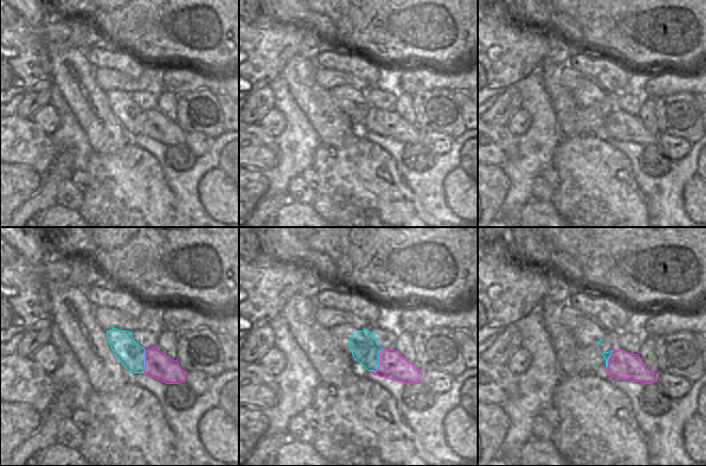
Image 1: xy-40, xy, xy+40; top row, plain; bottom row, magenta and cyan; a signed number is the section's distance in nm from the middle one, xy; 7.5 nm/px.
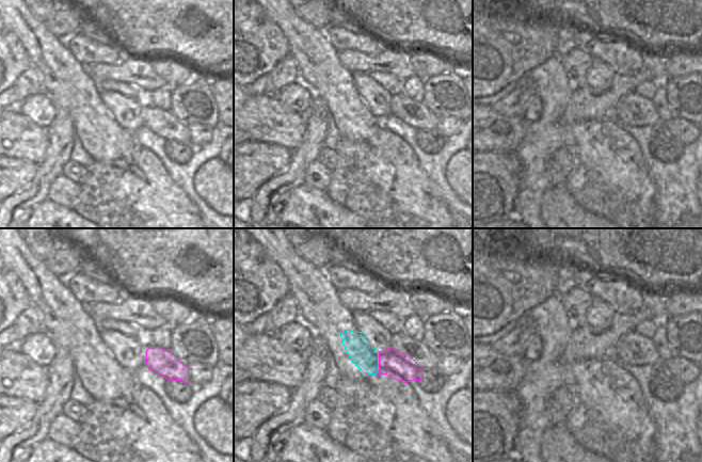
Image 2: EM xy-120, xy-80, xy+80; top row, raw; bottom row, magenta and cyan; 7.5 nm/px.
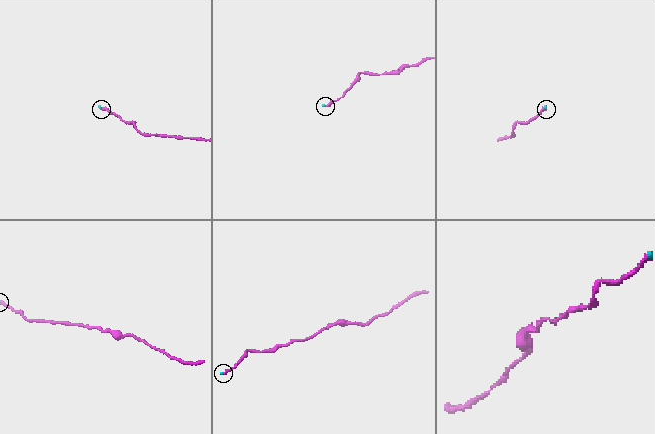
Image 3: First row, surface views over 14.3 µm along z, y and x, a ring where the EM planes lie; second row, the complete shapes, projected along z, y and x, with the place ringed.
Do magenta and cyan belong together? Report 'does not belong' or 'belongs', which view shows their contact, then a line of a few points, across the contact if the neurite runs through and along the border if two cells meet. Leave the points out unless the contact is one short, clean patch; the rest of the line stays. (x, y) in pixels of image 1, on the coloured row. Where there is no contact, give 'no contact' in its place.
does not belong; meets magenta in xy; line xy (383, 349), (380, 353), (378, 369), (369, 371)

